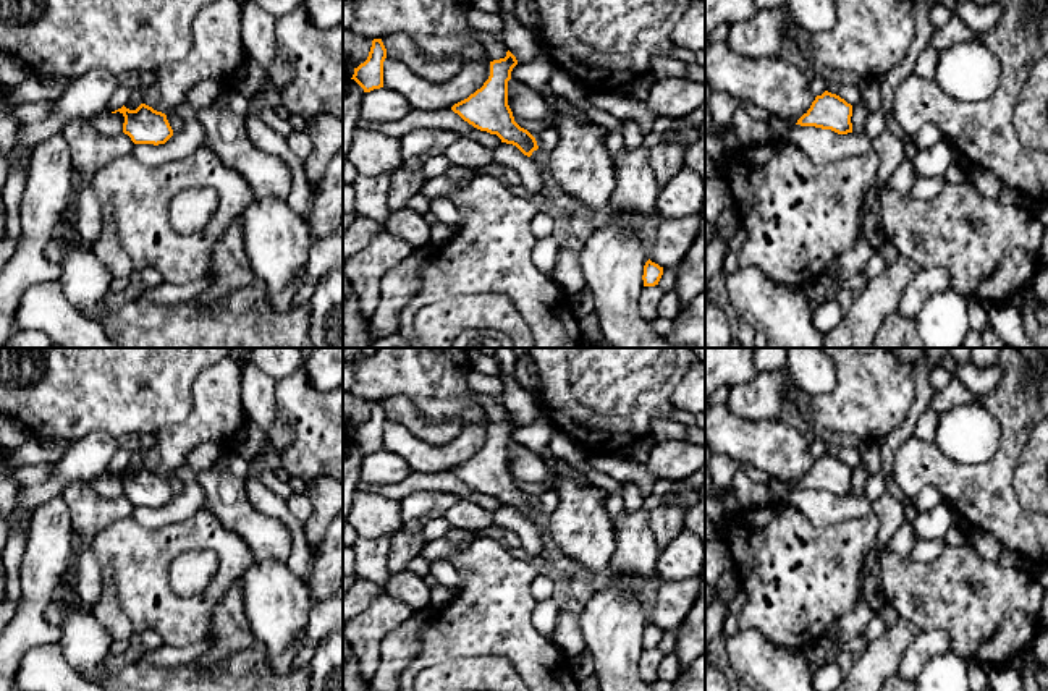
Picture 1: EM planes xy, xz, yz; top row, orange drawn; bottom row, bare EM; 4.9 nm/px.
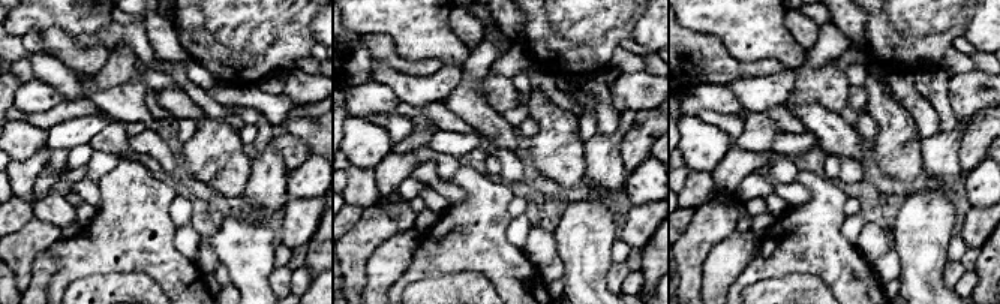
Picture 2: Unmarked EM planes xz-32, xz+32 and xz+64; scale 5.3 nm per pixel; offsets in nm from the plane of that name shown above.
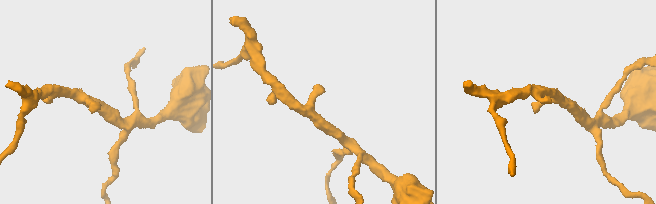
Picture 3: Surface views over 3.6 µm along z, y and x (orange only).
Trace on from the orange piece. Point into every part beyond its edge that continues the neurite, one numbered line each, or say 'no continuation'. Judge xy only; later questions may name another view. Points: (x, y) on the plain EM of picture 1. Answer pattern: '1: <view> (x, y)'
no continuation

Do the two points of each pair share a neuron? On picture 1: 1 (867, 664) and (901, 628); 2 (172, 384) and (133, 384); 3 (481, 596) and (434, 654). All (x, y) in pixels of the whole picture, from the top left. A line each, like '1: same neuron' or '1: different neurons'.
1: same neuron
2: same neuron
3: same neuron

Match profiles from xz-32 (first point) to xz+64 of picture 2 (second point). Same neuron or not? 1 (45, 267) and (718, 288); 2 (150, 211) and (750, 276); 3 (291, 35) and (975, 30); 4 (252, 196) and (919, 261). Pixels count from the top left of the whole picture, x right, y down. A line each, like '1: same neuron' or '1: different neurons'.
1: same neuron
2: same neuron
3: different neurons
4: different neurons

